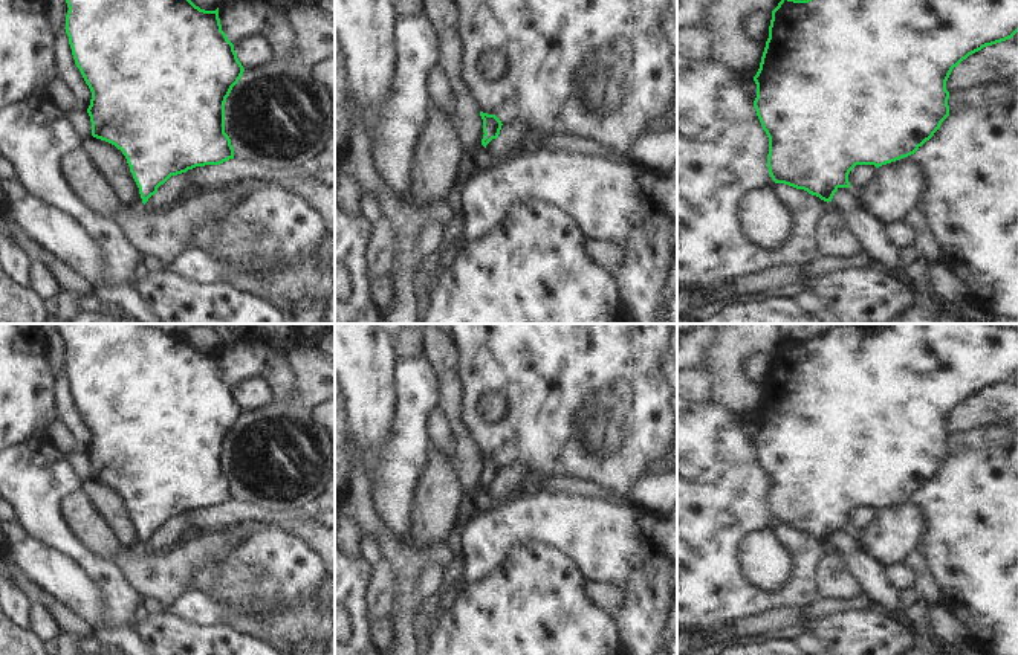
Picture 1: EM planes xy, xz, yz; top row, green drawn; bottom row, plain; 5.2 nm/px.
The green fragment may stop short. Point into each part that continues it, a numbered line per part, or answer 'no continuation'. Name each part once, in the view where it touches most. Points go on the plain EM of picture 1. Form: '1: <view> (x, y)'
no continuation.

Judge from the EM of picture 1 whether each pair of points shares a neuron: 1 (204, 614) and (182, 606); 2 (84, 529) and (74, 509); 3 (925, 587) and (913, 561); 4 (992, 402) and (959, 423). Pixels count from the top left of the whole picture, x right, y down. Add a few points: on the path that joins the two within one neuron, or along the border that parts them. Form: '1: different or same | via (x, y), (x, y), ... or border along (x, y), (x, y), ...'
1: same | via (199, 609), (187, 606)
2: same | via (84, 524), (78, 513)
3: same | via (925, 580), (919, 567)
4: same | via (985, 409), (966, 417)

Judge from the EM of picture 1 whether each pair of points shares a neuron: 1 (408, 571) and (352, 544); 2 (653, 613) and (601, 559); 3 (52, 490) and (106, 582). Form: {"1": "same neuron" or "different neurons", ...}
{"1": "different neurons", "2": "same neuron", "3": "same neuron"}

